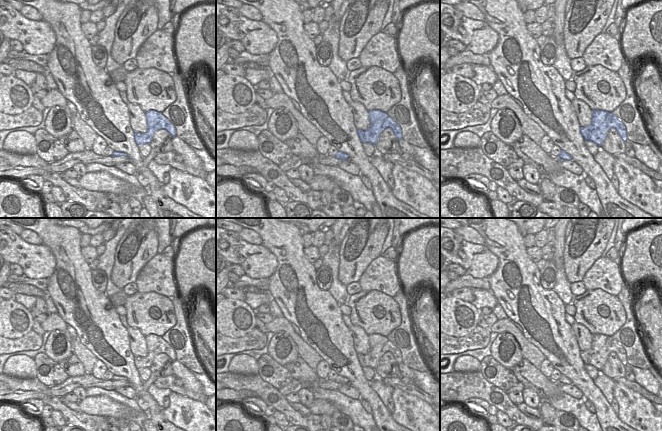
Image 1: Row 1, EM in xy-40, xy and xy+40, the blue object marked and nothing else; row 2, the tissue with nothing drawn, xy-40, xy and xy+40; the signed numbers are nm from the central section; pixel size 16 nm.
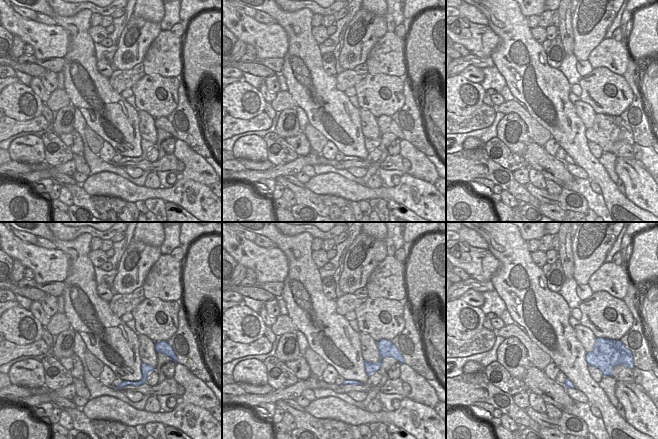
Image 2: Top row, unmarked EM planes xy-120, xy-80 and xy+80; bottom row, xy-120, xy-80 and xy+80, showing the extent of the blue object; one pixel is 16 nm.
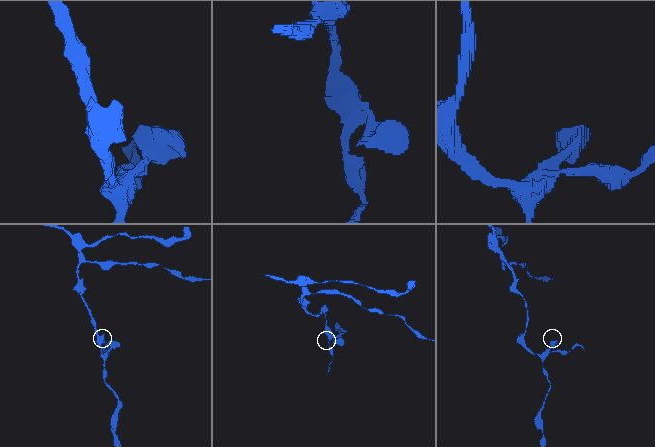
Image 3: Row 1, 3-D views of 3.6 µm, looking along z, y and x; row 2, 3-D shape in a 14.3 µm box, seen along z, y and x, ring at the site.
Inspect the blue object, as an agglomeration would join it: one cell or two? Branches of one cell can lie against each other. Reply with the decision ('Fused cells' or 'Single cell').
Single cell.

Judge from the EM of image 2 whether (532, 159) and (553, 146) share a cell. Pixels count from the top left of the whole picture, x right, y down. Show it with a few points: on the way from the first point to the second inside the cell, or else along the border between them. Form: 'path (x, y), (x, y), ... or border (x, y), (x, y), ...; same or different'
border (543, 146), (554, 156); different

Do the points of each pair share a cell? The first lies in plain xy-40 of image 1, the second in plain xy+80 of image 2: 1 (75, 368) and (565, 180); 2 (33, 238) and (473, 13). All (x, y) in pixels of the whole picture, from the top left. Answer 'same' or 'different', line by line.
1: same
2: same

